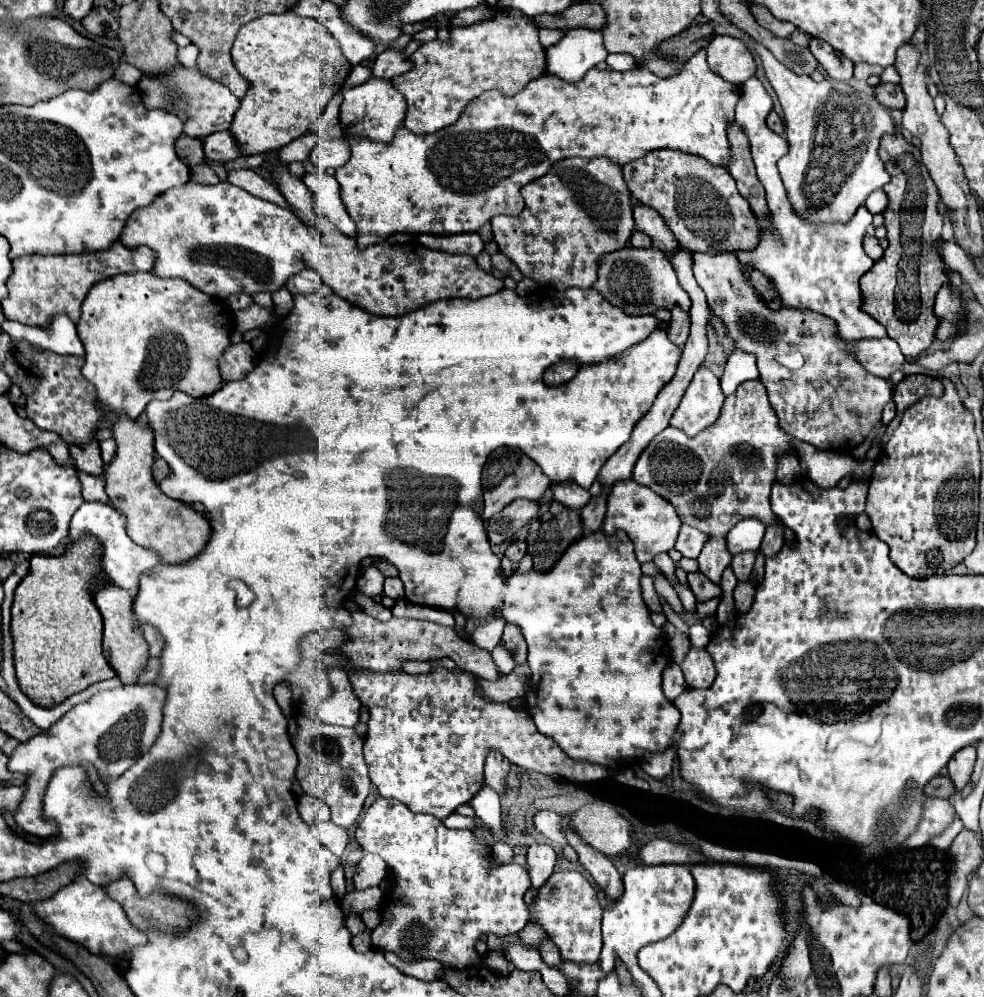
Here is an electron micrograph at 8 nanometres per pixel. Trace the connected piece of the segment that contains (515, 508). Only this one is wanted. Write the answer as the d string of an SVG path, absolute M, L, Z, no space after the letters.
M514 500L488 520L488 538L492 544L502 544L514 538L514 534L538 516L538 504L530 500Z

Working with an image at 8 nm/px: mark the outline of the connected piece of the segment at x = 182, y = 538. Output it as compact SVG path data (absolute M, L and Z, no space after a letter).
M120 416L114 426L114 440L118 446L116 456L104 470L106 494L110 496L110 502L124 512L128 536L136 544L156 550L164 564L190 562L206 548L212 528L202 514L198 514L186 502L168 498L154 482L154 430L142 420L128 420L128 416Z

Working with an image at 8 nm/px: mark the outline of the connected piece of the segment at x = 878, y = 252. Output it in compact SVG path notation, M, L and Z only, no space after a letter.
M866 234L864 236L864 240L862 240L862 244L864 244L864 252L872 258L872 260L880 260L880 256L882 256L882 248L880 248L880 244L878 244L878 240L876 240L876 236L870 236L870 234Z

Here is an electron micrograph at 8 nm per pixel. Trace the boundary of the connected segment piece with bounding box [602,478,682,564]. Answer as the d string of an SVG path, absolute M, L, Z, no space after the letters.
M630 478L630 480L620 480L612 486L612 492L608 496L608 512L606 512L602 530L606 534L624 530L636 546L636 558L640 560L640 564L644 564L644 562L650 562L656 554L668 552L670 548L674 548L680 524L682 522L668 500L658 496L648 486L642 486Z

